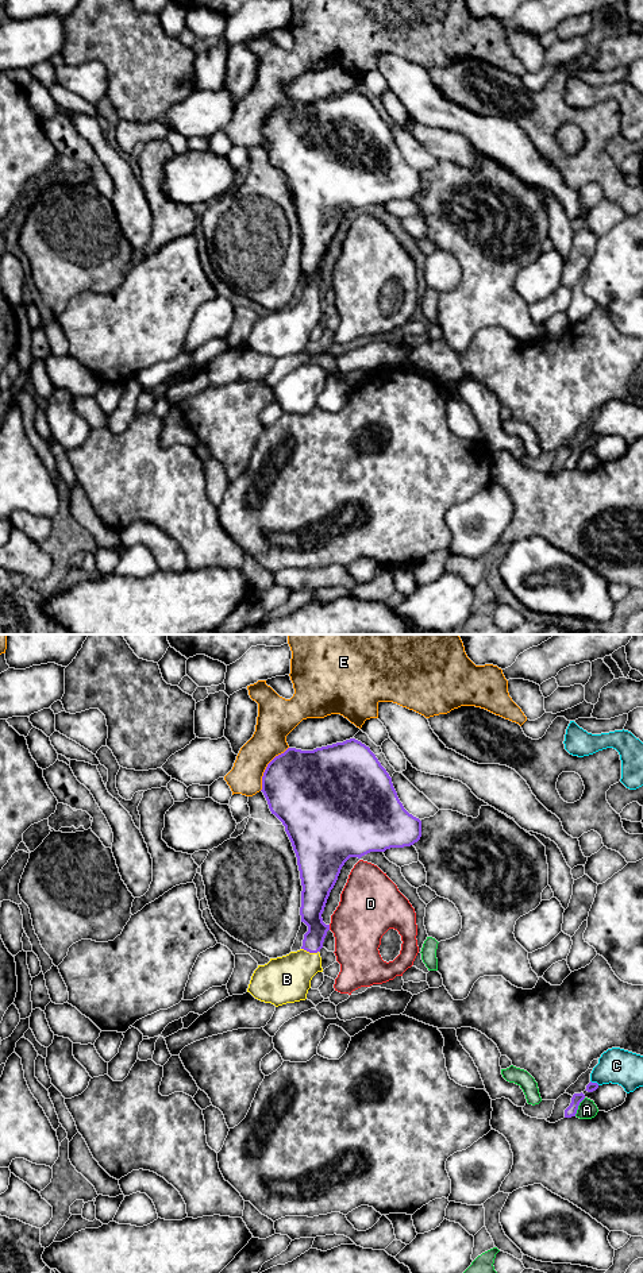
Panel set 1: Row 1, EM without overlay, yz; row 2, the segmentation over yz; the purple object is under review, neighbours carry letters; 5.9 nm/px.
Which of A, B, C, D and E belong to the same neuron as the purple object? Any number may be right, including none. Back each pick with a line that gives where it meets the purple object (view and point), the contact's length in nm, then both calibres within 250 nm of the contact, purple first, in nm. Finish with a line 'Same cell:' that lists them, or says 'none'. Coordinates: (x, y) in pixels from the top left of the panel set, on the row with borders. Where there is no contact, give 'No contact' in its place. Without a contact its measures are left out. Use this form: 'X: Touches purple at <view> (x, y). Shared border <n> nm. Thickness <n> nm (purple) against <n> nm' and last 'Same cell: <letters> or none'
B: Touches purple at yz (310, 952). Shared border 110 nm. Thickness 140 nm (purple) against 280 nm
Same cell: B

